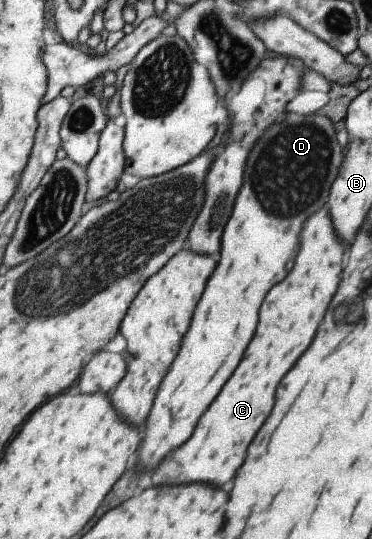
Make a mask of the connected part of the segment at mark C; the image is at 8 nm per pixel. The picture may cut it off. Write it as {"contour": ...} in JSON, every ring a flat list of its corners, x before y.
{"contour":[[321,207,307,217,299,231,299,251,287,277,269,289,261,307,259,321,243,359,227,379,209,409,199,417,193,435,163,458,153,473,153,485,211,483,223,485,243,464,245,449,257,429,267,419,273,405,273,391,279,379,291,369,295,359,311,343,315,329,335,293,345,260,347,245,340,242,328,209]]}

